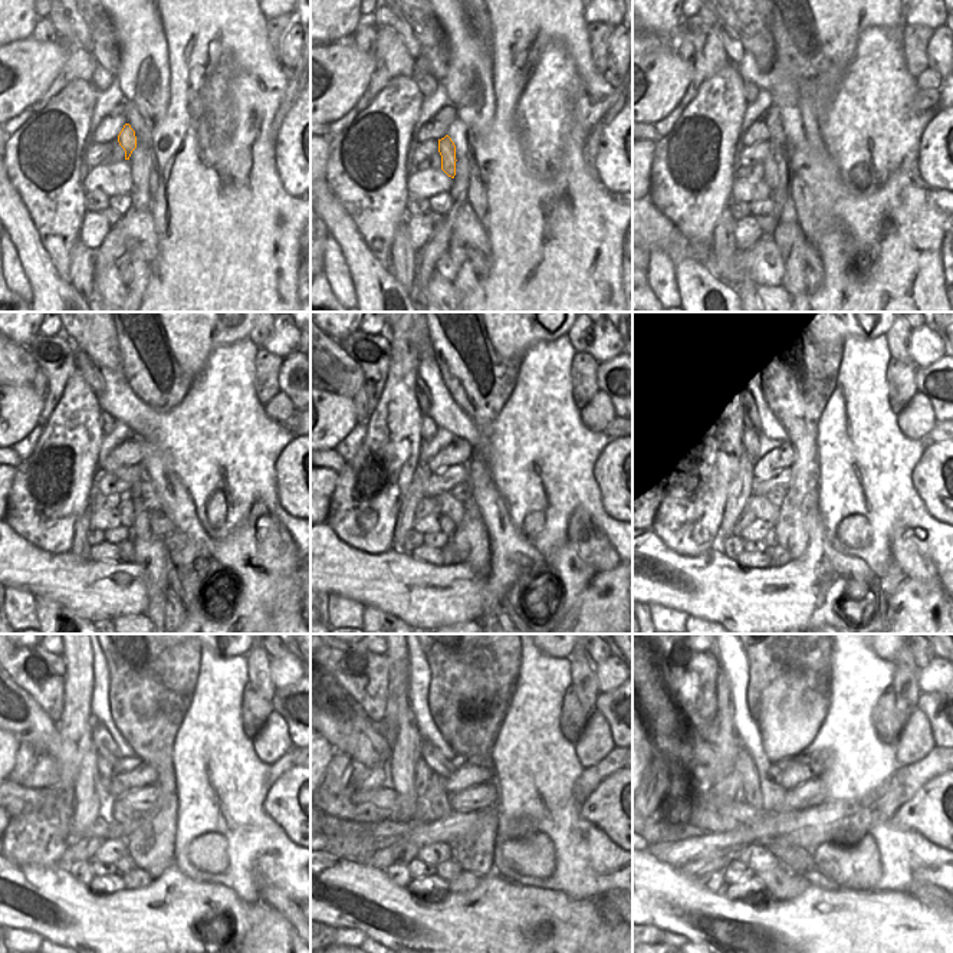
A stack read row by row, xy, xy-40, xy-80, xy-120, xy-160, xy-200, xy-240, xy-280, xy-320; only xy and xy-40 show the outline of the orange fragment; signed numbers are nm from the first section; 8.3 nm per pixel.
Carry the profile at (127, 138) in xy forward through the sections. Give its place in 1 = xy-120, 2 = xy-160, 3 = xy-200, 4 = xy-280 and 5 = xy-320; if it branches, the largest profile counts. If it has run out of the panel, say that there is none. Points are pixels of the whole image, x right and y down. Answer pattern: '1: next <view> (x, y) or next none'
1: next xy-120 (128, 509)
2: next xy-160 (452, 510)
3: next xy-200 (761, 506)
4: next xy-280 (447, 870)
5: next xy-320 (774, 877)

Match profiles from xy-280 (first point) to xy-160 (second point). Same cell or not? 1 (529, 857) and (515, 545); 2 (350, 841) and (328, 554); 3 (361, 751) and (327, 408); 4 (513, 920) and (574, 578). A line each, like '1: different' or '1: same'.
1: different
2: different
3: different
4: different

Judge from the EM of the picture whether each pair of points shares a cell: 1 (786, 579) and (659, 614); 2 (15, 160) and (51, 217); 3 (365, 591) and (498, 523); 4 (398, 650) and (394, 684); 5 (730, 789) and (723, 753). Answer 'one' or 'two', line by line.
1: two
2: one
3: one
4: one
5: one

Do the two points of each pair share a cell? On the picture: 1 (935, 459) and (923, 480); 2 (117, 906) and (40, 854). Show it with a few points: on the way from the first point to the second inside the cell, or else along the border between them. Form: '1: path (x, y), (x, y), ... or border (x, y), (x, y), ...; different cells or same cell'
1: path (935, 465), (929, 475); same cell
2: border (20, 864), (55, 866); different cells

